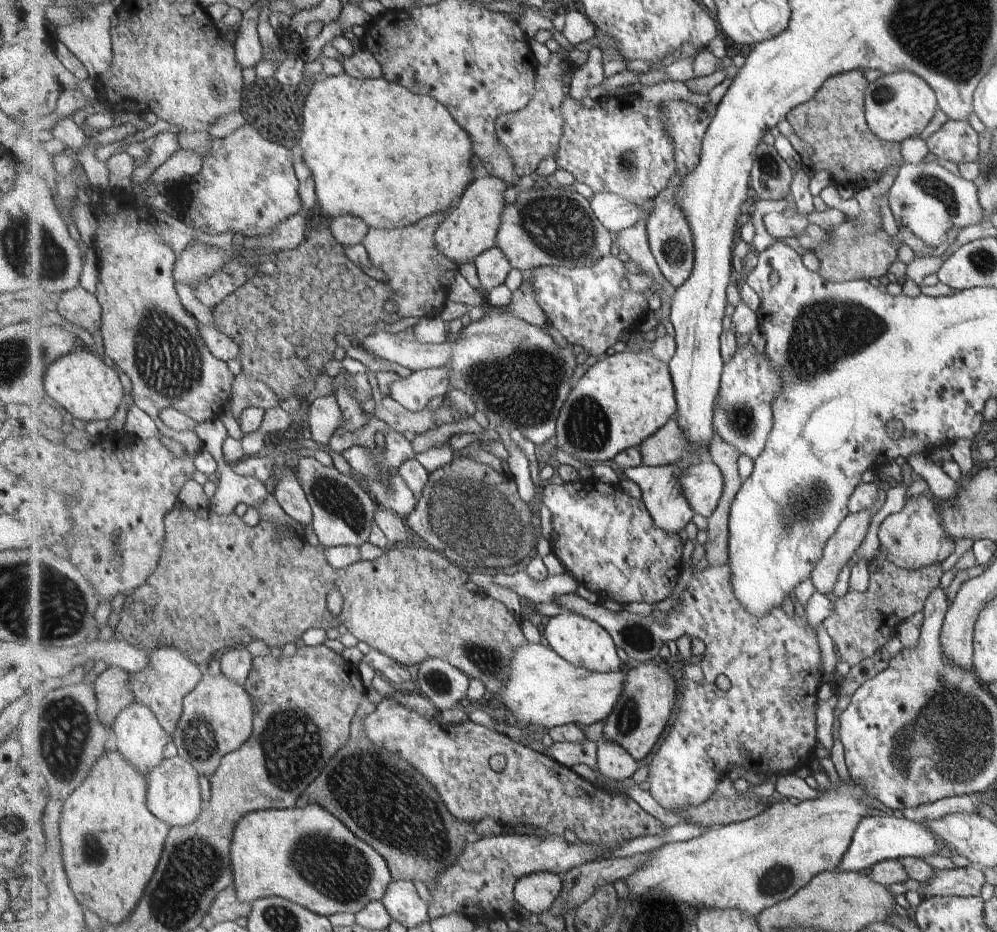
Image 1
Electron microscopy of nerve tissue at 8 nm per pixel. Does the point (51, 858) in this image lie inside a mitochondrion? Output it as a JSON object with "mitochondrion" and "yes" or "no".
{"mitochondrion":"no"}

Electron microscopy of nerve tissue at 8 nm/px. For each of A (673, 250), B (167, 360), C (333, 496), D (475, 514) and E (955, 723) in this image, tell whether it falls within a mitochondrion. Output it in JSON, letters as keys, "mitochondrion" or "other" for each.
{"A":"mitochondrion","B":"mitochondrion","C":"mitochondrion","D":"mitochondrion","E":"mitochondrion"}

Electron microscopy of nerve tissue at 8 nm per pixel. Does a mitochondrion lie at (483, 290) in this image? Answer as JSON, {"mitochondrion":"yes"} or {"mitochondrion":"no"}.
{"mitochondrion":"no"}

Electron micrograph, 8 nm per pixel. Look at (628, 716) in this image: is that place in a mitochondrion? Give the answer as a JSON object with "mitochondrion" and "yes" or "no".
{"mitochondrion":"yes"}

